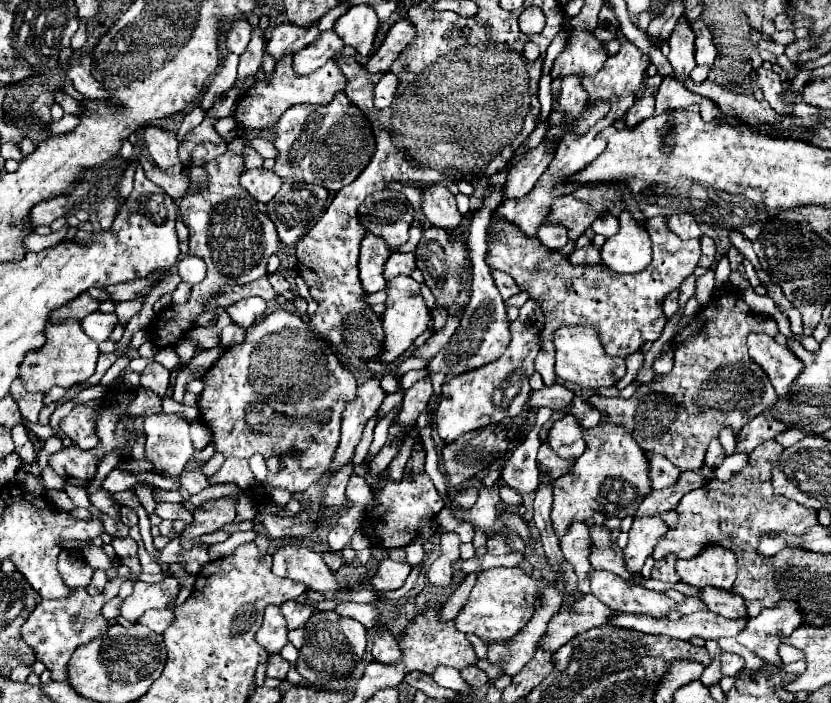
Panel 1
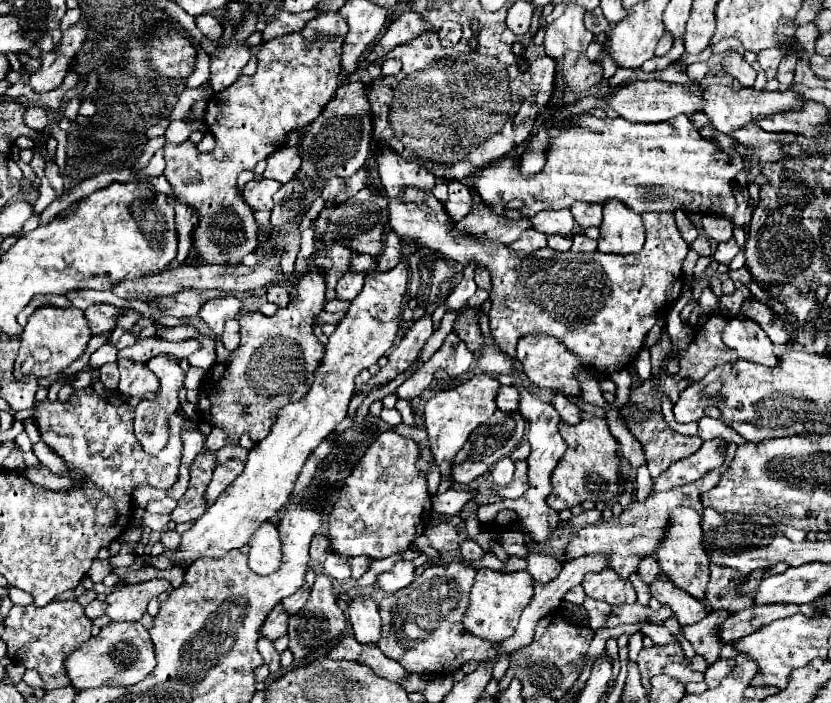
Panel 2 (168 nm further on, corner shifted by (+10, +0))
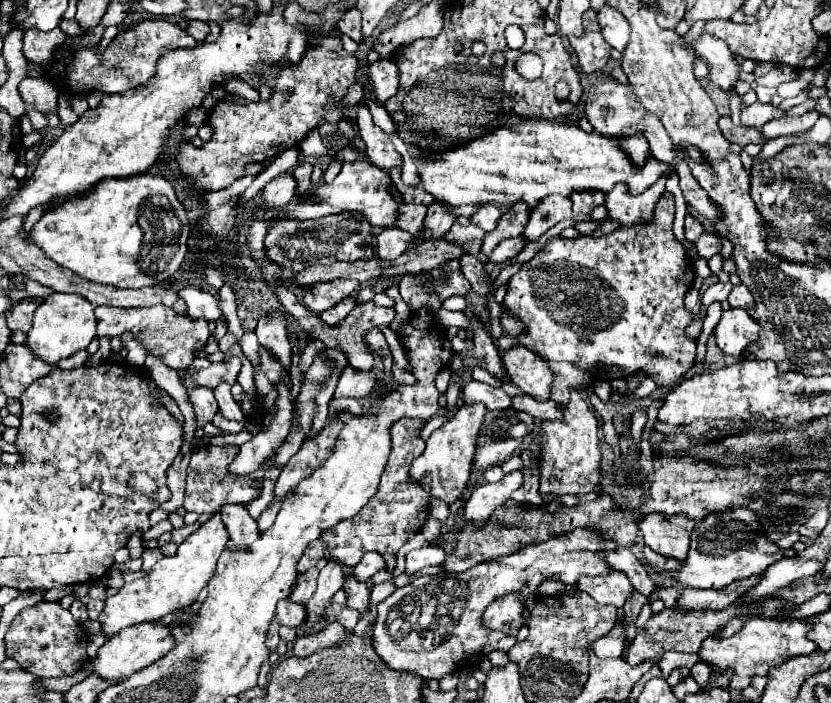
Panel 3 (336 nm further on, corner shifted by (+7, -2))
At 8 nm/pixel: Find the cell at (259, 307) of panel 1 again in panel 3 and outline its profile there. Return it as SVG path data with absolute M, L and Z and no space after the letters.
M185 287L177 295L185 301L189 317L193 319L203 317L205 321L217 321L221 317L221 311L217 307L217 297L211 295L209 291L197 287Z

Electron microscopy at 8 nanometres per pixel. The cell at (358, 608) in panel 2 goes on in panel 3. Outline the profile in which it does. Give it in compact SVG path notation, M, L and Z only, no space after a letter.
M347 575L343 591L347 593L347 603L345 603L347 607L353 607L361 613L369 609L369 587L365 581L357 581L353 575Z

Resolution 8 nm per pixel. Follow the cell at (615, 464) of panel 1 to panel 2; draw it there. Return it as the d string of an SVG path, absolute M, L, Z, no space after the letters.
M582 413L582 421L578 425L560 423L560 435L568 443L568 451L552 471L554 489L546 503L552 509L572 509L574 505L582 505L584 501L610 505L612 499L618 499L624 483L622 461L618 457L618 441L610 433L606 419Z

